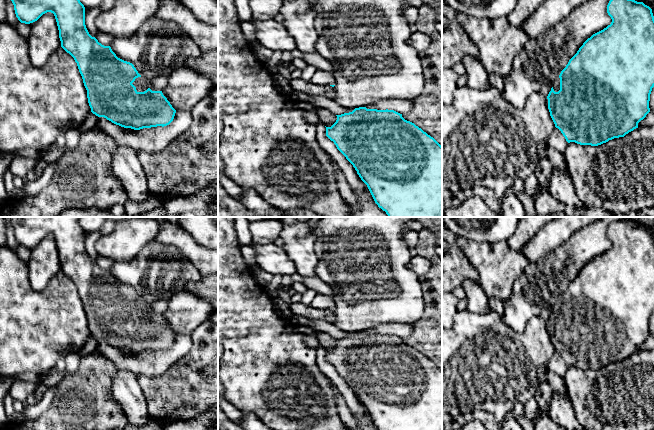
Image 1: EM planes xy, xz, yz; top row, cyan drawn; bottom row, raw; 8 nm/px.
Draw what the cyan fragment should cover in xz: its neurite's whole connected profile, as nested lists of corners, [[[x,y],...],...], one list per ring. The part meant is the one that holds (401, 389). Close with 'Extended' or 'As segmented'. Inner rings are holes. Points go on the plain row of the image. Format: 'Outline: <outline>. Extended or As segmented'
Outline: [[[355,332],[352,336],[336,339],[337,344],[331,351],[326,351],[326,360],[334,366],[337,373],[353,389],[361,404],[367,409],[378,430],[442,430],[442,370],[414,347],[405,344],[402,338],[394,334]]]. As segmented

